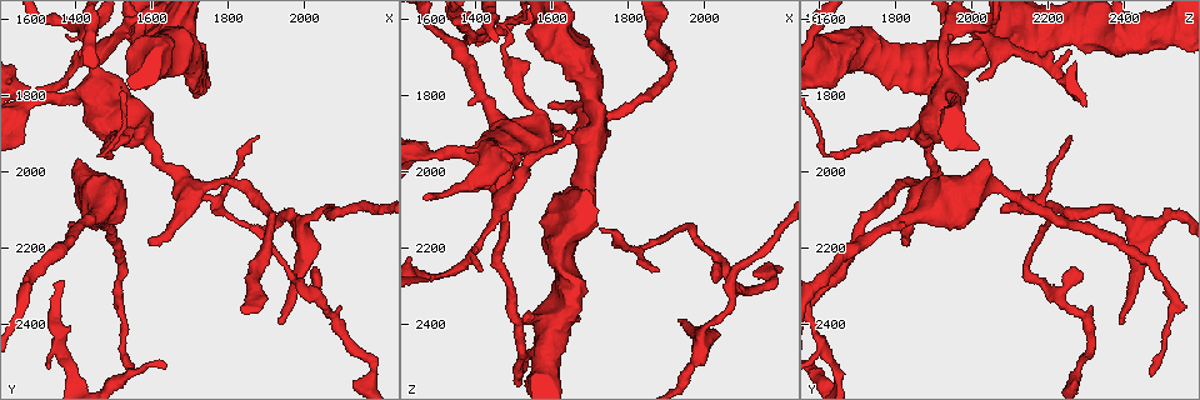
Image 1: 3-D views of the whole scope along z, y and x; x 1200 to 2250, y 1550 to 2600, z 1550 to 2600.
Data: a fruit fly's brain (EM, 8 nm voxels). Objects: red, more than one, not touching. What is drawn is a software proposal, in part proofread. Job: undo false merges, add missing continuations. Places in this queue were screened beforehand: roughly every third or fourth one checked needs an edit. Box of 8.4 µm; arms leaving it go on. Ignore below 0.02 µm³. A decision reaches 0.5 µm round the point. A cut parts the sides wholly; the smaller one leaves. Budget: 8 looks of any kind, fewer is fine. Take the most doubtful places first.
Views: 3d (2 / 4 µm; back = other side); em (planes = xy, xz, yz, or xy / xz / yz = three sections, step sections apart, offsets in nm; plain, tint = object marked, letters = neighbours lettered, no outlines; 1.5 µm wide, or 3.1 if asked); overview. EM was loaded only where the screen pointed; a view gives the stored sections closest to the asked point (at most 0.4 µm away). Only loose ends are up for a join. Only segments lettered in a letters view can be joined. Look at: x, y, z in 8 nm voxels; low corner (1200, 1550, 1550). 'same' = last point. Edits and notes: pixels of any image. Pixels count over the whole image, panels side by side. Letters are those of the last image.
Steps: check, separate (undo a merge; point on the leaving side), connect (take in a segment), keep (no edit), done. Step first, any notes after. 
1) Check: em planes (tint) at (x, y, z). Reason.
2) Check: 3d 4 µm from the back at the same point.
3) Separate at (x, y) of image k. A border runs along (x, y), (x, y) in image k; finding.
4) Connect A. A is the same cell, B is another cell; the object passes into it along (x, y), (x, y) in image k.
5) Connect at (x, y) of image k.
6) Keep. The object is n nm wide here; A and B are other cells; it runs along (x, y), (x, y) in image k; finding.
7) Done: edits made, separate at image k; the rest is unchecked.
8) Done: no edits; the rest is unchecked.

Check: 3d 2 µm at (1935, 2395, 2395). Tapers out.

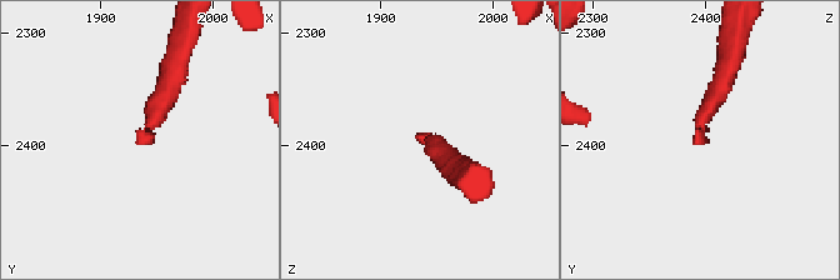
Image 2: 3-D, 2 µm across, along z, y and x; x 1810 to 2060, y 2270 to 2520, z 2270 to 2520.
Check: em planes (tint) at (1934, 2400, 2398). Need the tissue.

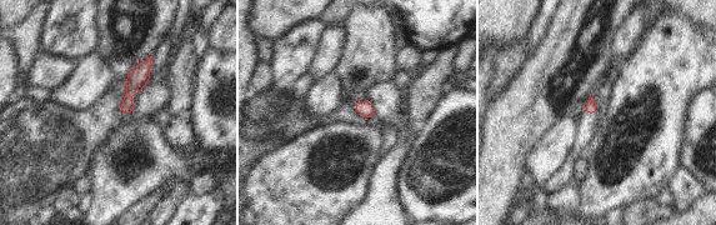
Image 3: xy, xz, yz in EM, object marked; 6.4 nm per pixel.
Check: em planes (letters) at the same point. See the neighbours.

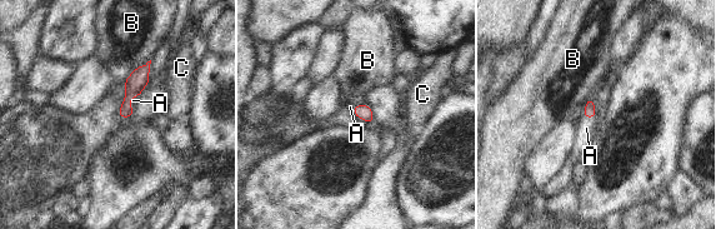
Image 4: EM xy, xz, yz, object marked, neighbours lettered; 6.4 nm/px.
Connect at (586, 128) of image 4. A is the same cell, B and C are other cells; the object passes into it along (589, 111), (589, 117), (586, 128) in image 4; it goes on there.

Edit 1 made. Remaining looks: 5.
Check: overview.

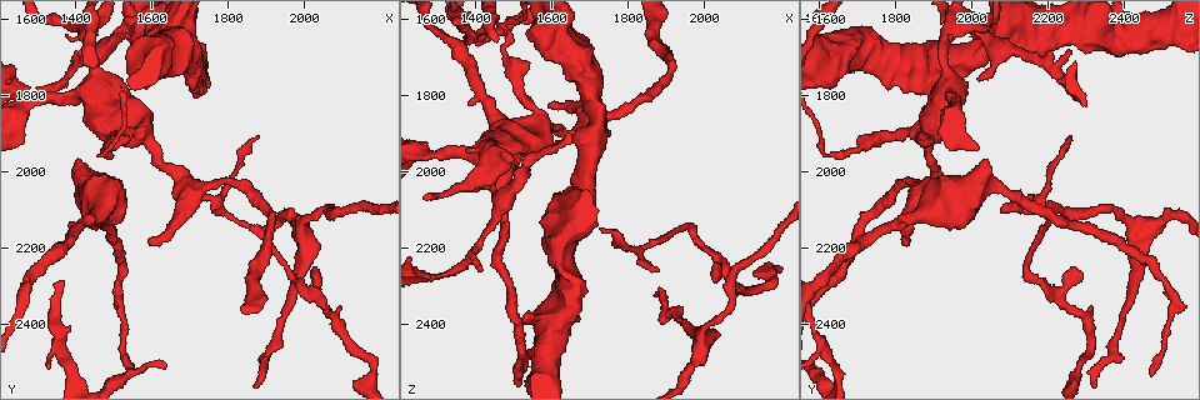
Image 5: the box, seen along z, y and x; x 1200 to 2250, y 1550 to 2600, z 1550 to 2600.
Check: em xz step 8 (letters) at (2020, 2245, 2270). Free end.

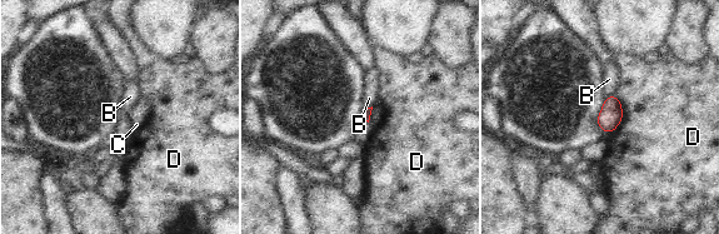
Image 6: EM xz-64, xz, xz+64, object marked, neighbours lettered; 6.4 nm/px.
Keep. The longest contact is with D, 260 nm; B, C and D are other cells; none of them fits.

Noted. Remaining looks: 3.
Check: 3d 2 µm at (1720, 2065, 2150). Tapers out.

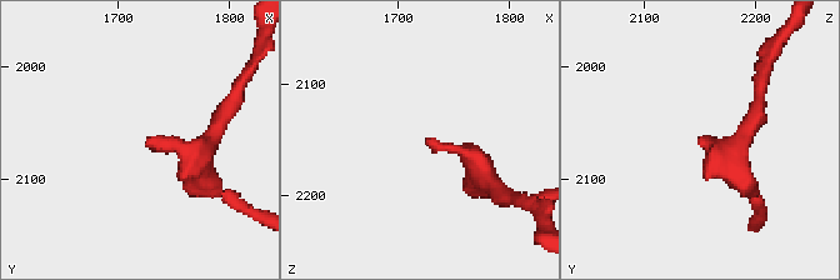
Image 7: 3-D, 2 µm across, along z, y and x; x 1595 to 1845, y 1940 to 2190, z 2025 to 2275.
Check: em planes (letters) at (1726, 2068, 2152). Shape alone is not enough.

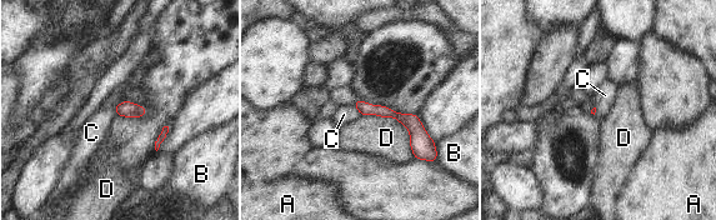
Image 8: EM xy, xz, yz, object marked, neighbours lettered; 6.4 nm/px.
Keep. A, B, C and D are other cells; it runs along (358, 104), (404, 118), (419, 144) in image 8; no lettered segment goes on from it.

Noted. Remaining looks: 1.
Done: edits made, connect at image 4; the rest is unchecked.

